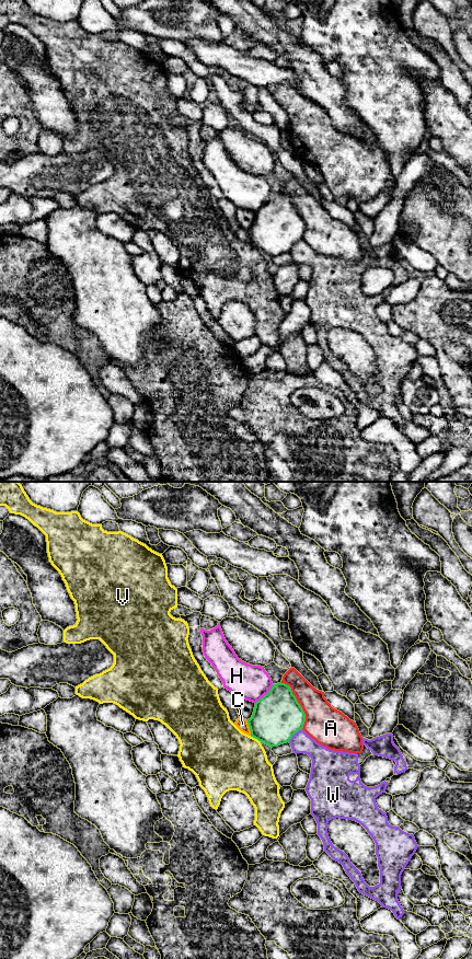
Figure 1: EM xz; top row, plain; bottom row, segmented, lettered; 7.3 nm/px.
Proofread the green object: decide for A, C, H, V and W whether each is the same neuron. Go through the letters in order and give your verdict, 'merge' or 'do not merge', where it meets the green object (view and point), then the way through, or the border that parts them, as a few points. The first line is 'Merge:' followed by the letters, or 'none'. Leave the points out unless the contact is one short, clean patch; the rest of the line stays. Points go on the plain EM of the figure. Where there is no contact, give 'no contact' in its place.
Merge: none
A: do not merge; meets green in xz at (298, 212)
C: do not merge; meets green in xz at (250, 238); border along xz (246, 230), (251, 244)
H: do not merge; meets green in xz at (265, 204)
V: do not merge; meets green in xz at (254, 246)
W: do not merge; meets green in xz at (294, 243); border along xz (301, 238), (288, 251)

